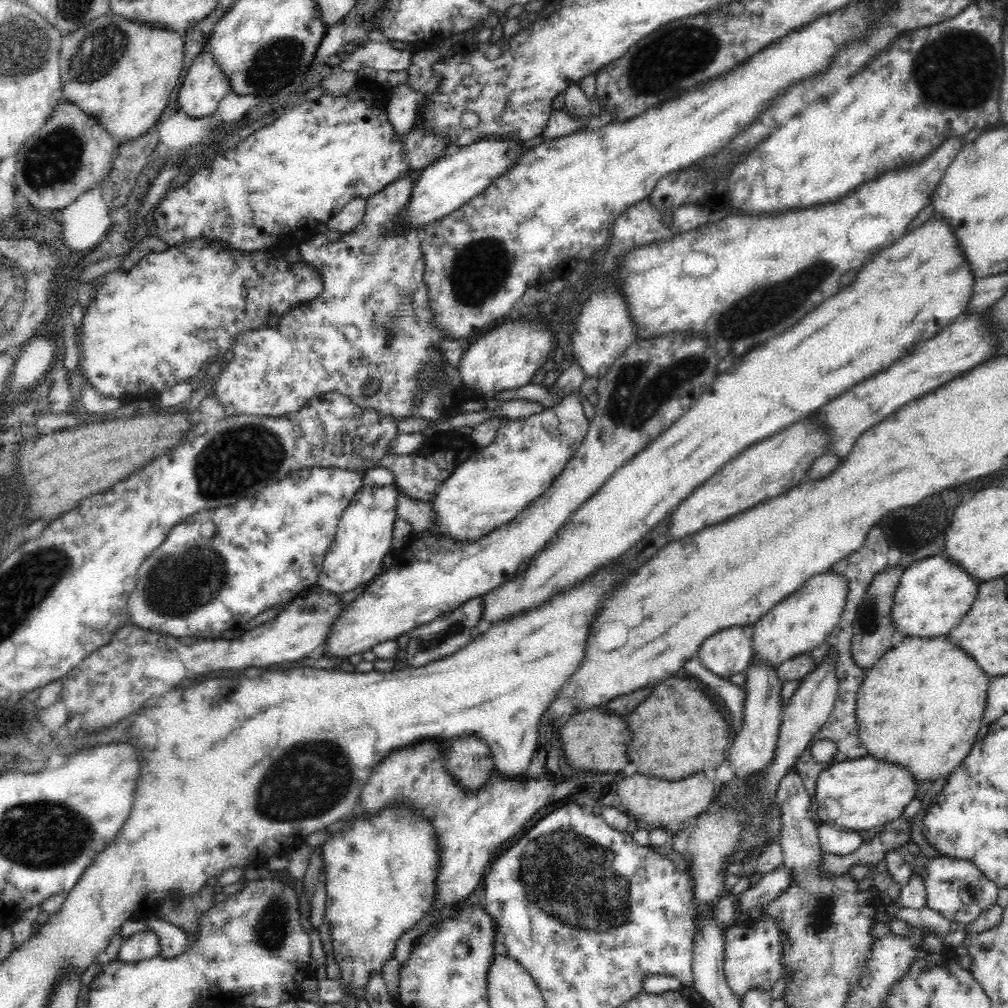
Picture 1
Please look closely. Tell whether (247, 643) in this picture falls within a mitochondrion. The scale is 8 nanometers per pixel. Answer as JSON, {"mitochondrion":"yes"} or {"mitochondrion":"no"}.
{"mitochondrion":"no"}

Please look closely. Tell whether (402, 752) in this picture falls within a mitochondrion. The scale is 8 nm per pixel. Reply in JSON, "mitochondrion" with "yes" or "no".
{"mitochondrion":"no"}

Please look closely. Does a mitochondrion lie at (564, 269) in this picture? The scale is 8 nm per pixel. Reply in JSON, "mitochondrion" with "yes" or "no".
{"mitochondrion":"no"}

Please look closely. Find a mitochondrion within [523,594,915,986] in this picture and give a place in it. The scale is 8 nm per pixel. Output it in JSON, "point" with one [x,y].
{"point":[820,915]}

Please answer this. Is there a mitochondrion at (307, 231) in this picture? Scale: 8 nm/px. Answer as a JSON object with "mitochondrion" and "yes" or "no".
{"mitochondrion":"no"}

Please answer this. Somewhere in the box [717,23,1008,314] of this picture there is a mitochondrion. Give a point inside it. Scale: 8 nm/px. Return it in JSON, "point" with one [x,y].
{"point":[931,75]}

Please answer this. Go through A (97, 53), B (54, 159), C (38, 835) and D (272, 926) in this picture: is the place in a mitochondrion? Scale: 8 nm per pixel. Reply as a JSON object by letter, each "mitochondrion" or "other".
{"A":"mitochondrion","B":"mitochondrion","C":"mitochondrion","D":"mitochondrion"}

